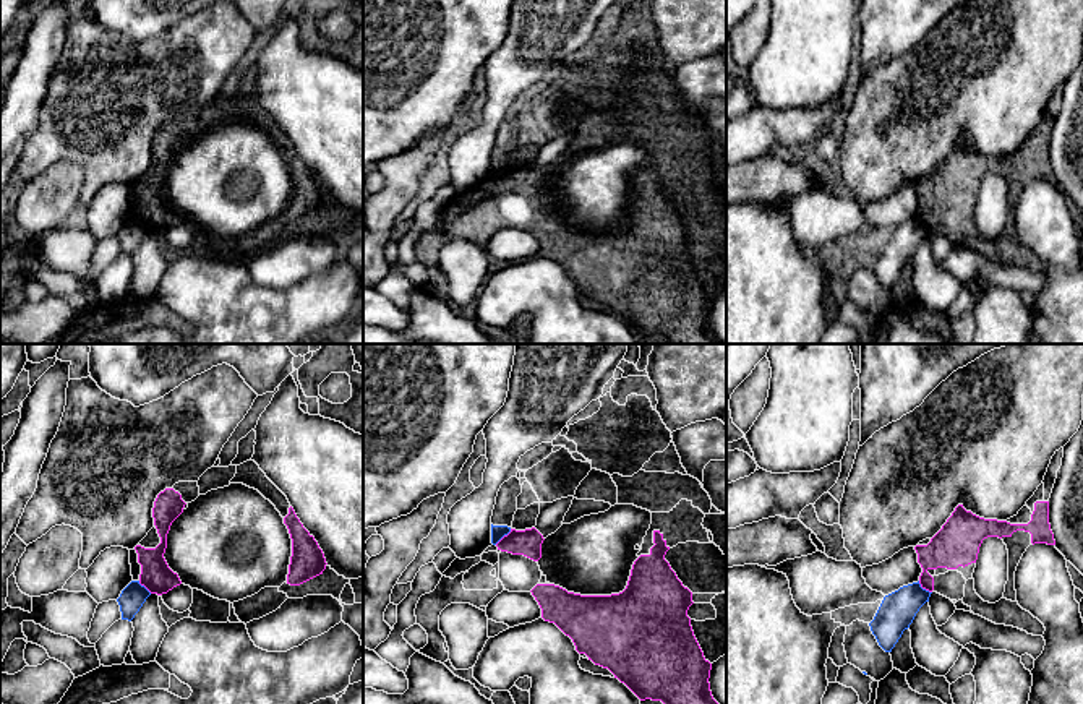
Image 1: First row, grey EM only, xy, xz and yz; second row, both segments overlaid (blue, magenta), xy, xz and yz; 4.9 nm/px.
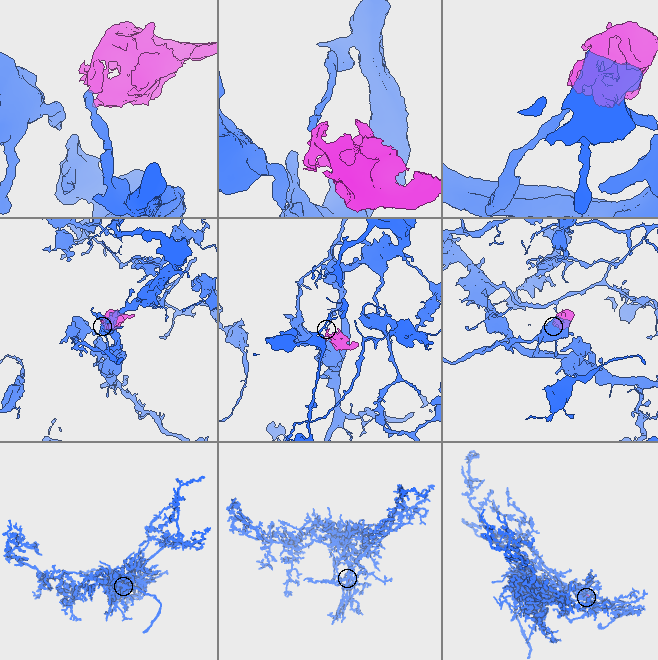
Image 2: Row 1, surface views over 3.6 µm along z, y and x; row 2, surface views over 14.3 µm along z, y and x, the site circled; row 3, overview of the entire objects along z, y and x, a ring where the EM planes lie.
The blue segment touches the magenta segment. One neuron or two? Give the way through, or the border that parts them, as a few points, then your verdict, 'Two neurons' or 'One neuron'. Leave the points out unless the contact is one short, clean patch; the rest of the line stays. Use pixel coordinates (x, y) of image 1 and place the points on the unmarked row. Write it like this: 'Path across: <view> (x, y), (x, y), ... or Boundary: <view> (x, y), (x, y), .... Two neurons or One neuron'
Boundary: xz (511, 166), (495, 180). Two neurons

